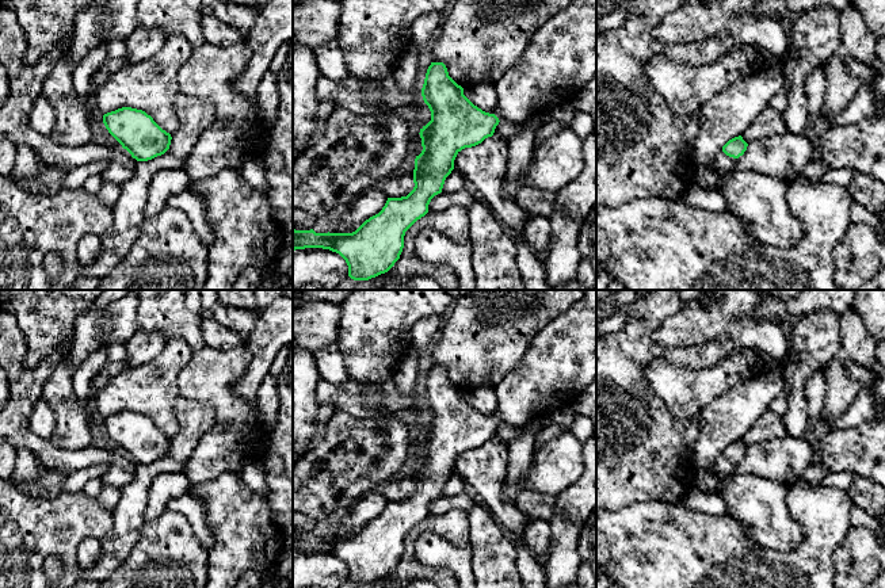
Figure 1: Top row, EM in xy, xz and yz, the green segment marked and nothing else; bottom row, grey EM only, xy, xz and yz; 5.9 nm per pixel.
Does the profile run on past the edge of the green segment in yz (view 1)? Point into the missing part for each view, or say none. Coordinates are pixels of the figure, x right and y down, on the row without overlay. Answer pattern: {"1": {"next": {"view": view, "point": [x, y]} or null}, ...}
{"1": {"next": {"view": "yz", "point": [721, 466]}}}

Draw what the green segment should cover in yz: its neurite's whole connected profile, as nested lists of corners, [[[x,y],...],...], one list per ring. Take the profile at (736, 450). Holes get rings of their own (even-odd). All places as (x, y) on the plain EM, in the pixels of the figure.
[[[741,439],[729,443],[722,453],[716,458],[709,473],[717,476],[729,476],[736,470],[736,463],[744,458],[748,447]]]

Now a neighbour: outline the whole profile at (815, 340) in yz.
[[[819,310],[801,316],[796,325],[790,325],[790,354],[783,367],[783,378],[789,389],[789,409],[783,416],[787,436],[804,438],[810,427],[804,396],[809,377],[824,370],[839,354],[840,316],[829,310]]]

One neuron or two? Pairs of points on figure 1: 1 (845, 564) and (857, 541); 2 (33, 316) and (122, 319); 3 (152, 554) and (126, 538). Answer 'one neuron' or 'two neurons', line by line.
1: one neuron
2: two neurons
3: two neurons

